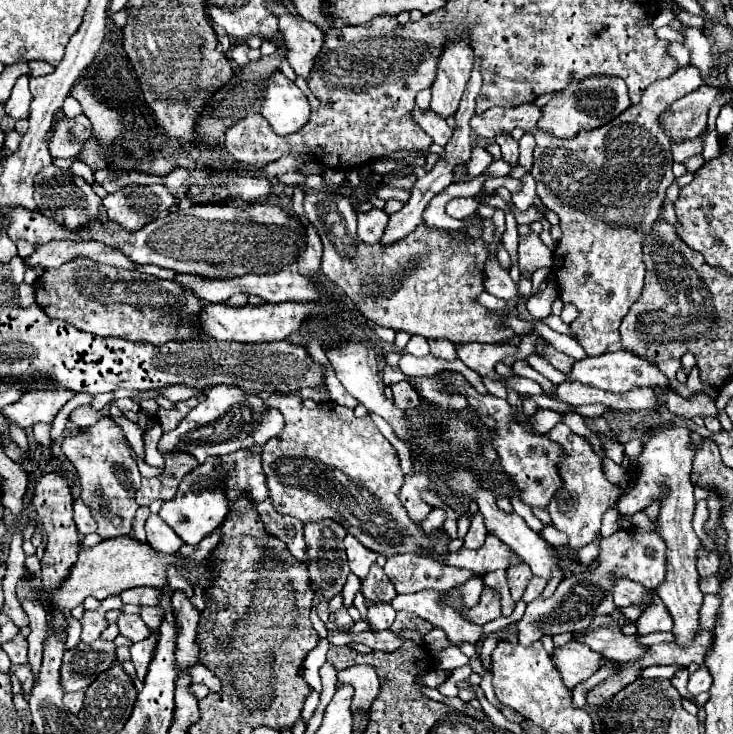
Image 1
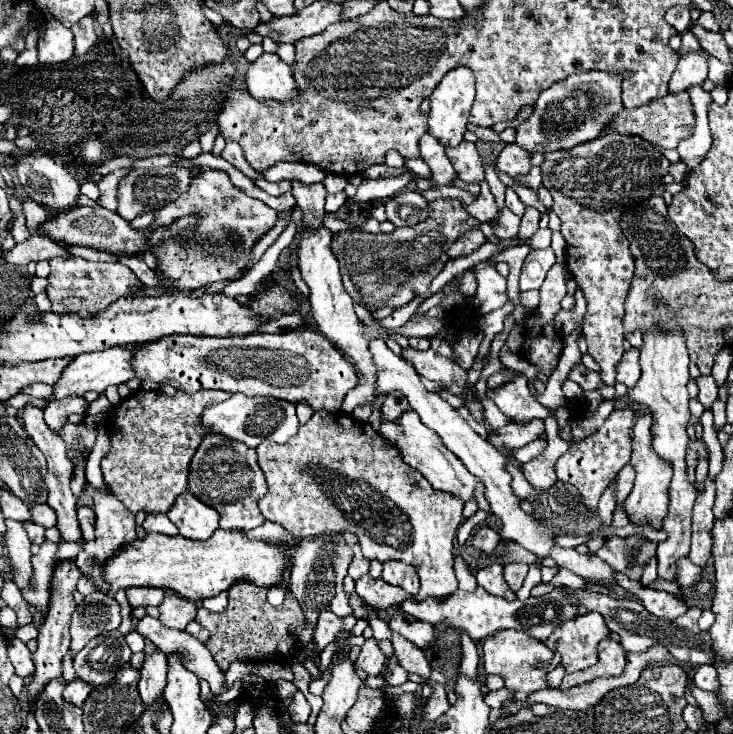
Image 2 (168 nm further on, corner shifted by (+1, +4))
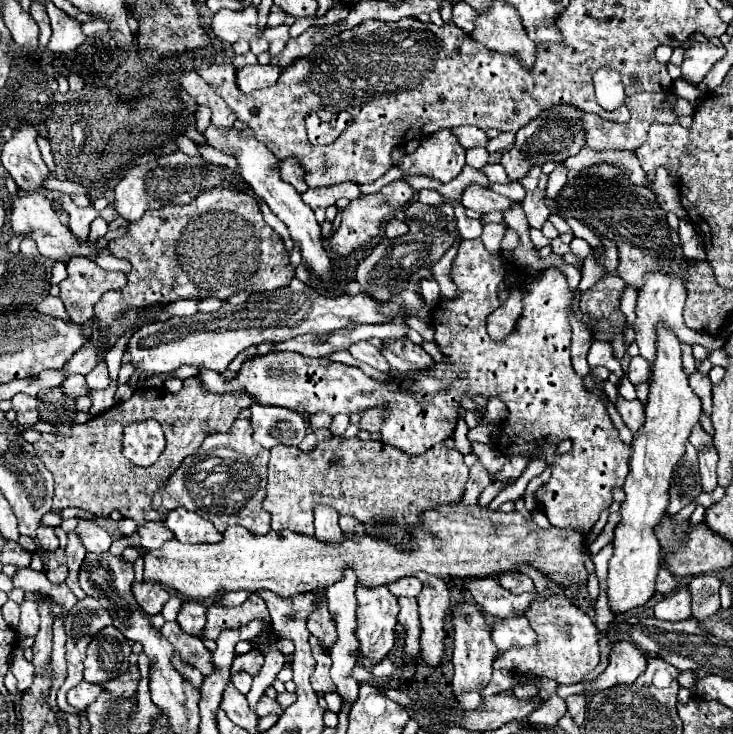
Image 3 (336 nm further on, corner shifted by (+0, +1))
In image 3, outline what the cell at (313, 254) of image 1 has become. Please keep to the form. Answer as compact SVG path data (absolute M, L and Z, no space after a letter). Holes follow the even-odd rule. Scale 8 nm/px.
M284 160L280 164L280 178L288 184L292 184L296 190L300 190L300 194L304 190L308 190L306 182L304 182L304 170L300 170L300 164L296 160Z

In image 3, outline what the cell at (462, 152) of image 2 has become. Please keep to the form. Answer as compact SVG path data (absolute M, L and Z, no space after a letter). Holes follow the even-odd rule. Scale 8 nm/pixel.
M470 184L464 190L460 202L462 202L464 208L470 208L470 210L476 210L476 212L482 212L482 214L492 212L492 210L500 210L502 212L512 204L510 198L500 196L500 194L492 192L492 190L486 190L480 184Z

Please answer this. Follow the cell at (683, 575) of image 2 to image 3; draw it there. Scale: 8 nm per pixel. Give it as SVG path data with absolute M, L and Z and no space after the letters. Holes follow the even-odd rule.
M660 568L658 578L656 578L656 590L660 594L670 594L678 586L678 576L674 576L670 570Z

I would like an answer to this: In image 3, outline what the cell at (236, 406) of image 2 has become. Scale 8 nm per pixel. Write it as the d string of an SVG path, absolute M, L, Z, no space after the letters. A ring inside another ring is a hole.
M250 406L250 424L252 424L252 438L260 442L264 448L274 448L278 444L284 446L298 446L306 434L304 418L298 412L280 406Z

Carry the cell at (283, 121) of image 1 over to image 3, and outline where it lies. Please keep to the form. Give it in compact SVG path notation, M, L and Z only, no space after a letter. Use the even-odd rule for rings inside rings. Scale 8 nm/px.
M254 64L254 66L244 66L236 72L236 82L240 84L242 92L254 92L258 88L270 88L278 82L282 74L280 66L272 66L272 64Z

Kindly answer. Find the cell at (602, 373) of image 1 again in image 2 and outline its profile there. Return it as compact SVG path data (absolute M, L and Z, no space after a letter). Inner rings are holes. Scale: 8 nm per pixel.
M639 349L625 351L625 355L623 355L623 359L619 361L619 367L617 367L617 381L625 383L629 389L633 389L635 383L639 381L639 375L641 375Z

